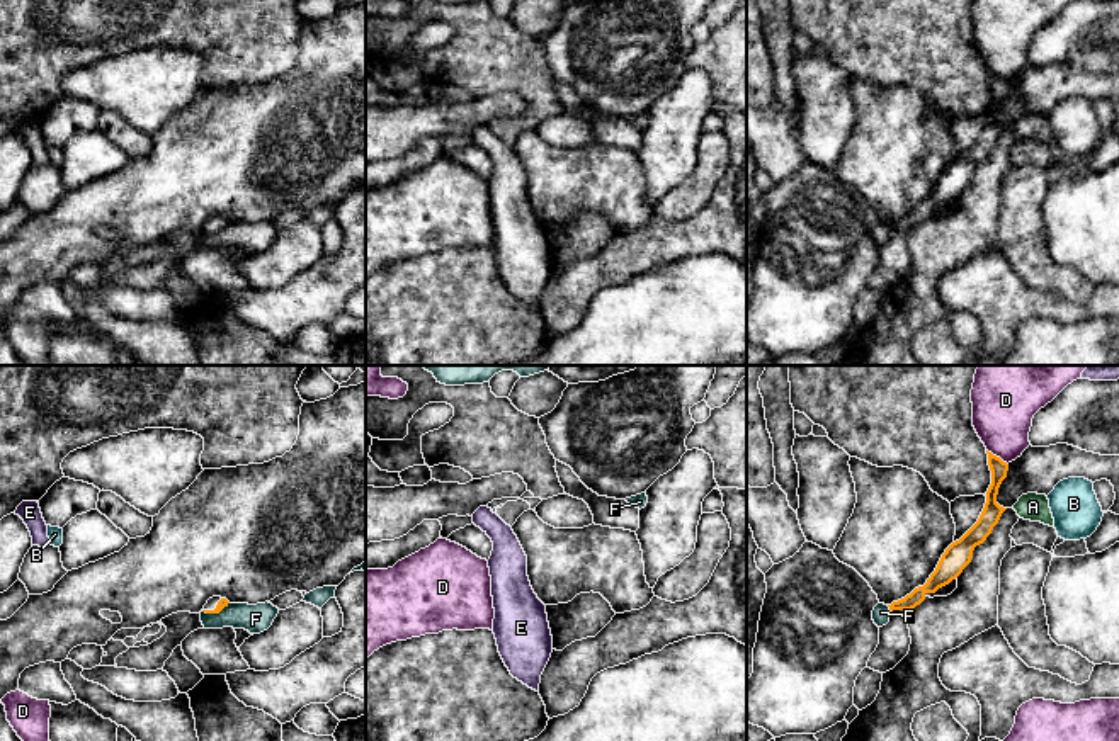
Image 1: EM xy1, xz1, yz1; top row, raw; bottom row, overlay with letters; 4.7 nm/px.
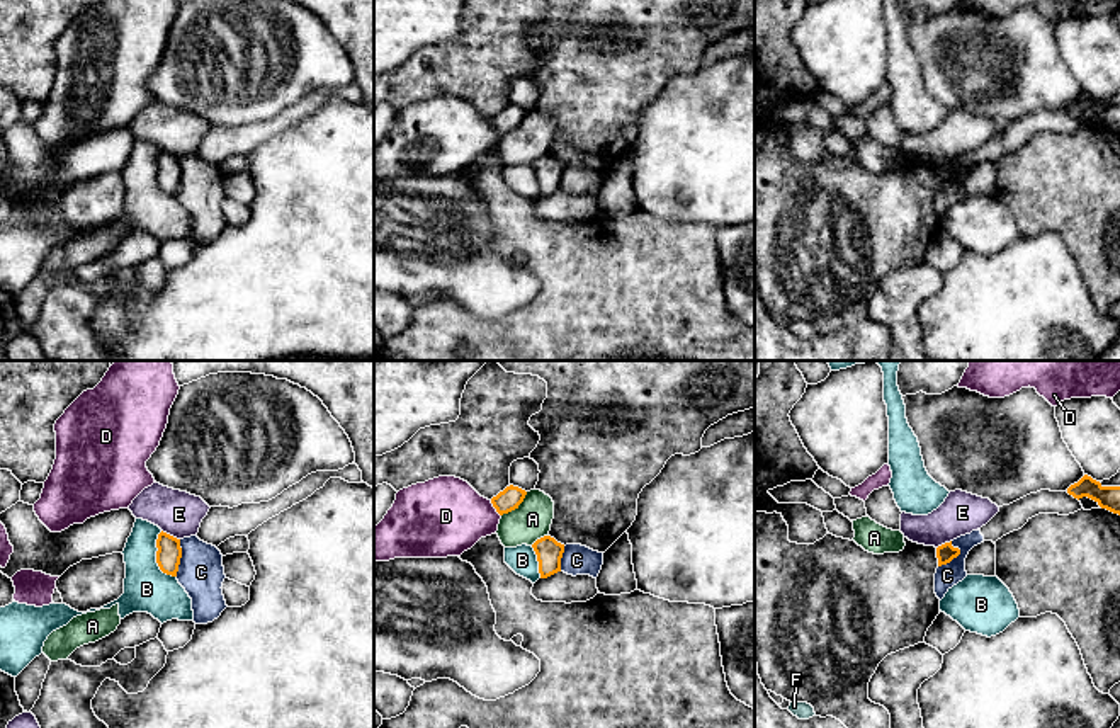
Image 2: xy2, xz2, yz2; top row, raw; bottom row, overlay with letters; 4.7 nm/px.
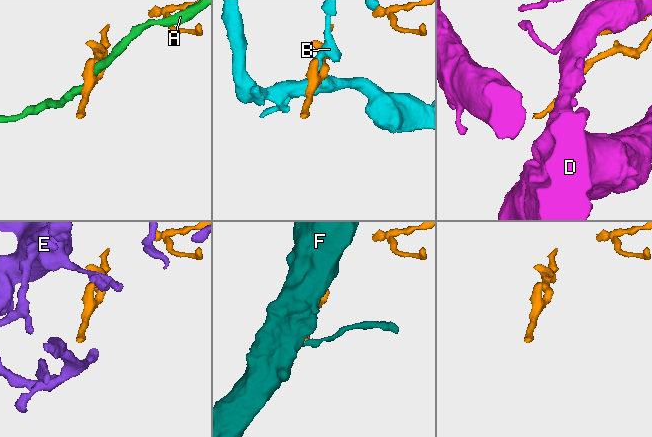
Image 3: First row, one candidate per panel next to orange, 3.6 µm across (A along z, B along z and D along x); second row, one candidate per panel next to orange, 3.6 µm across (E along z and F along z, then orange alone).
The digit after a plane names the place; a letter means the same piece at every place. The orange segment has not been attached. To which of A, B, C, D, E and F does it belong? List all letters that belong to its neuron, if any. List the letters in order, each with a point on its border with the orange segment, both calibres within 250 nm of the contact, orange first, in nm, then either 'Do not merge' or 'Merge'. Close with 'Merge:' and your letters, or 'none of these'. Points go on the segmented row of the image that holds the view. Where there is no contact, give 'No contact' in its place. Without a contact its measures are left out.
A: Touches orange at xz2 (515, 507). Thickness 110 nm (orange) against 180 nm. Do not merge
B: Touches orange at xy2 (157, 558). Thickness 120 nm (orange) against 220 nm. Do not merge
C: Touches orange at yz2 (955, 557). Thickness 90 nm (orange) against 110 nm. Do not merge
D: Touches orange at yz1 (995, 456). Thickness 80 nm (orange) against 300 nm. Do not merge
E: Touches orange at xy2 (169, 534). Thickness 120 nm (orange) against 220 nm. Do not merge
F: Touches orange at xy1 (215, 612). Thickness 50 nm (orange) against 140 nm. Do not merge
Merge: none of these

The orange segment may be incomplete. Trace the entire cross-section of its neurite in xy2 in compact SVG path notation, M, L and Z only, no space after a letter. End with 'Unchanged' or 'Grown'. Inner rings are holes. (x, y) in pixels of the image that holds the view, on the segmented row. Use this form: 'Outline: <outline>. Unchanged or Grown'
Outline: M161 531L156 539L156 548L156 563L160 570L167 575L177 577L182 558L180 539Z. Unchanged

